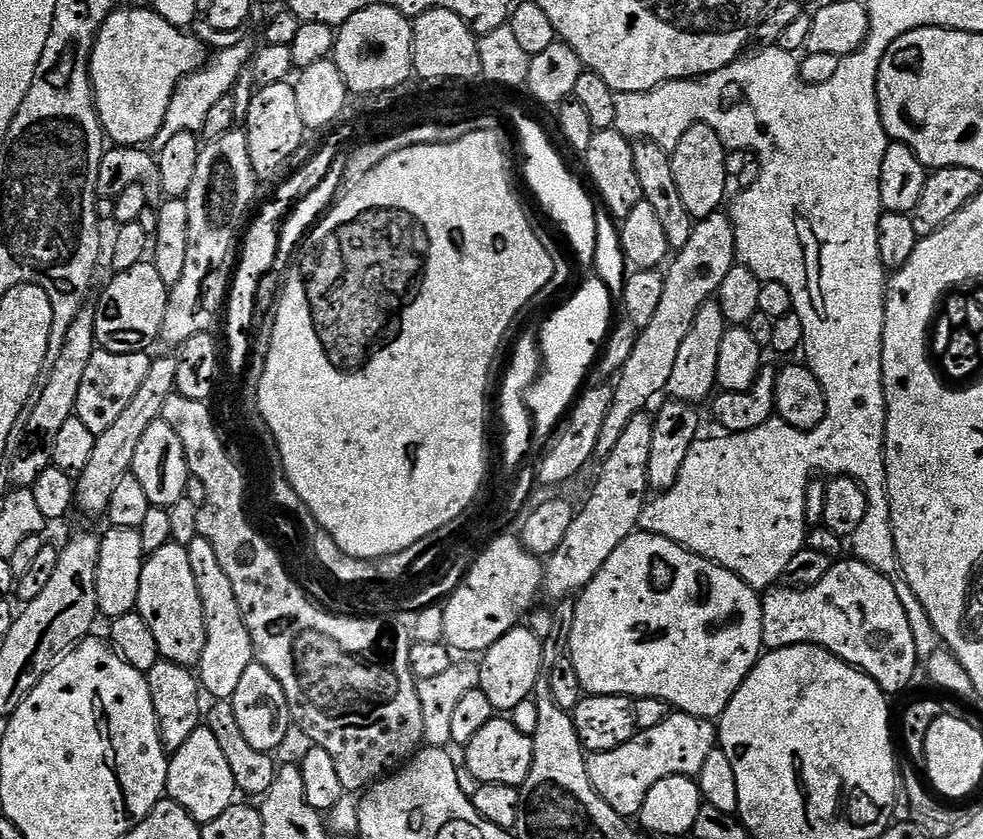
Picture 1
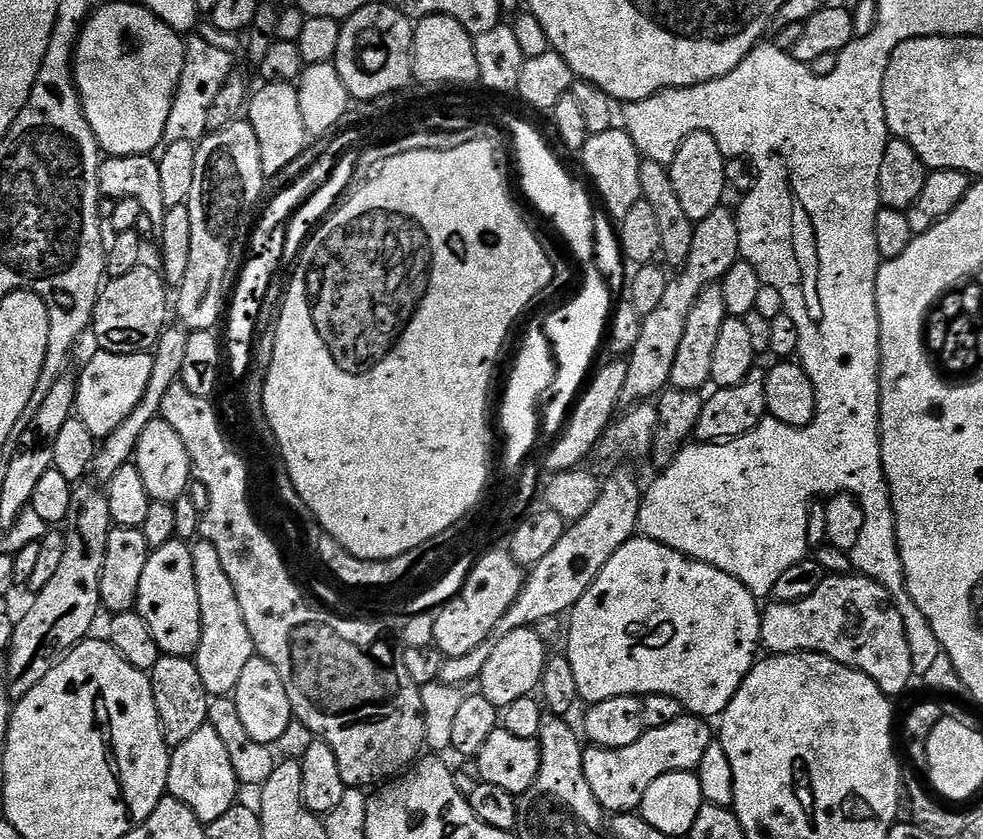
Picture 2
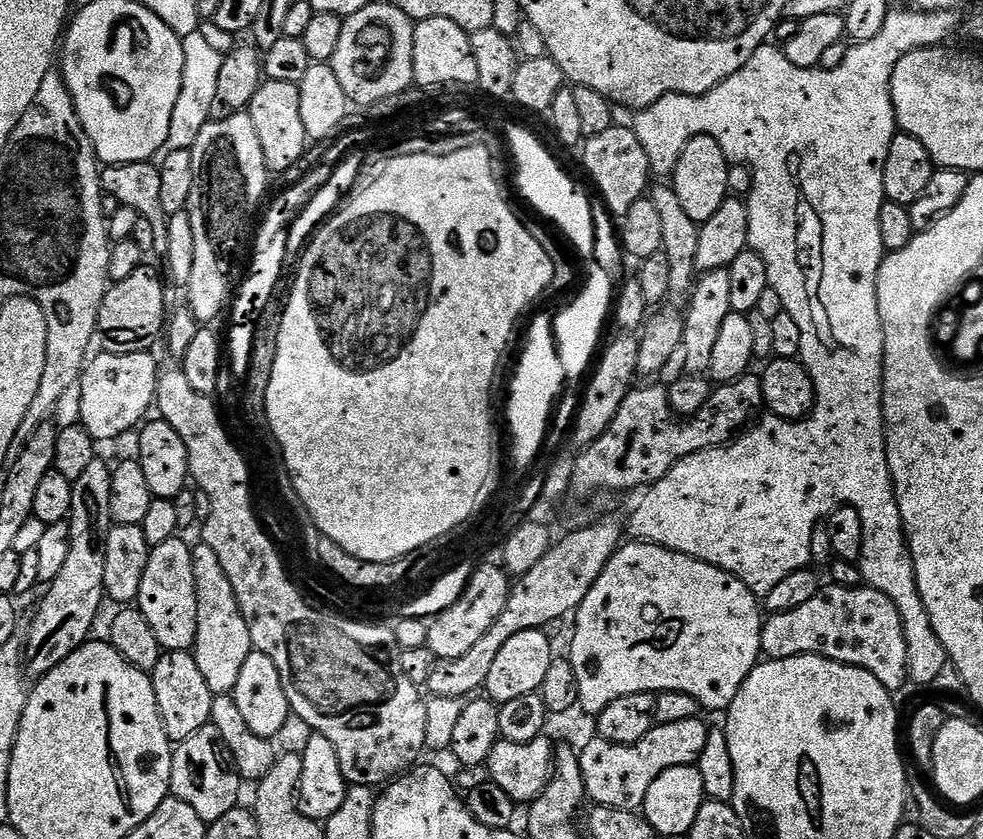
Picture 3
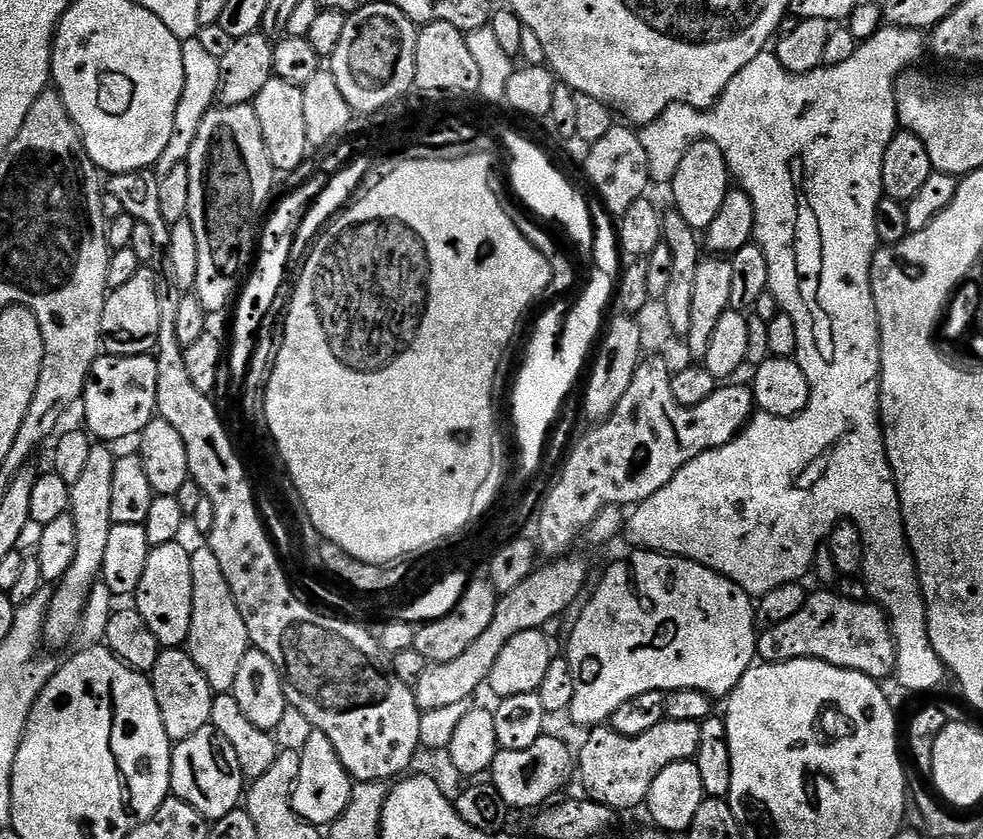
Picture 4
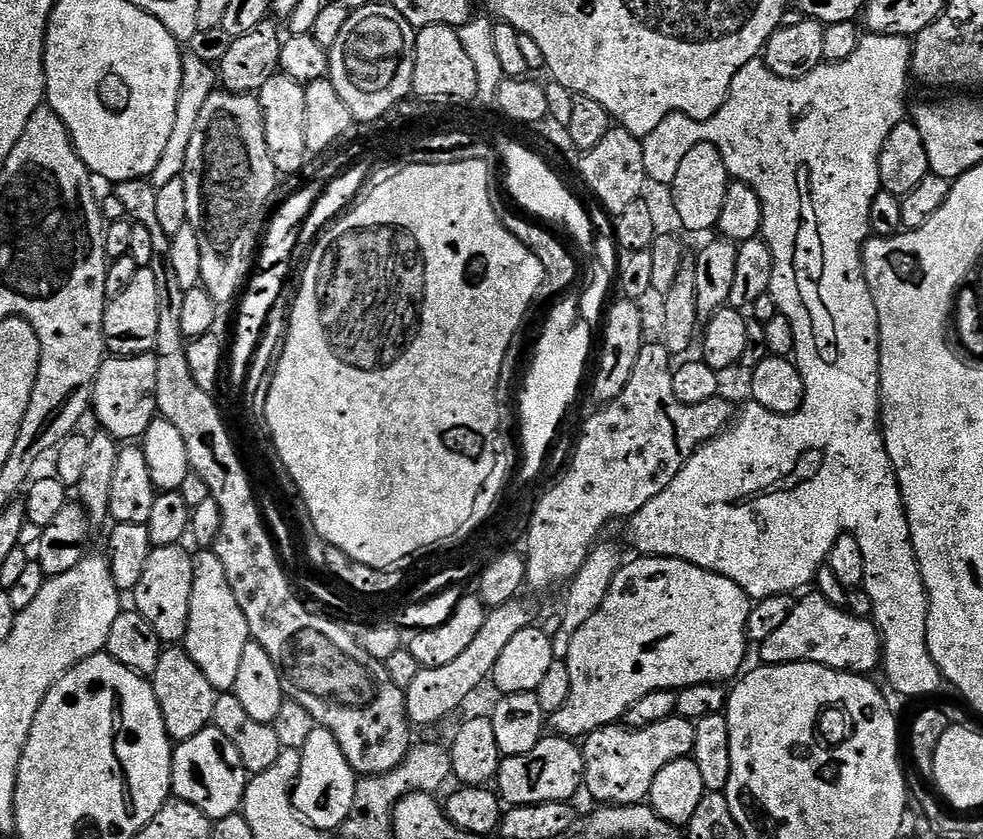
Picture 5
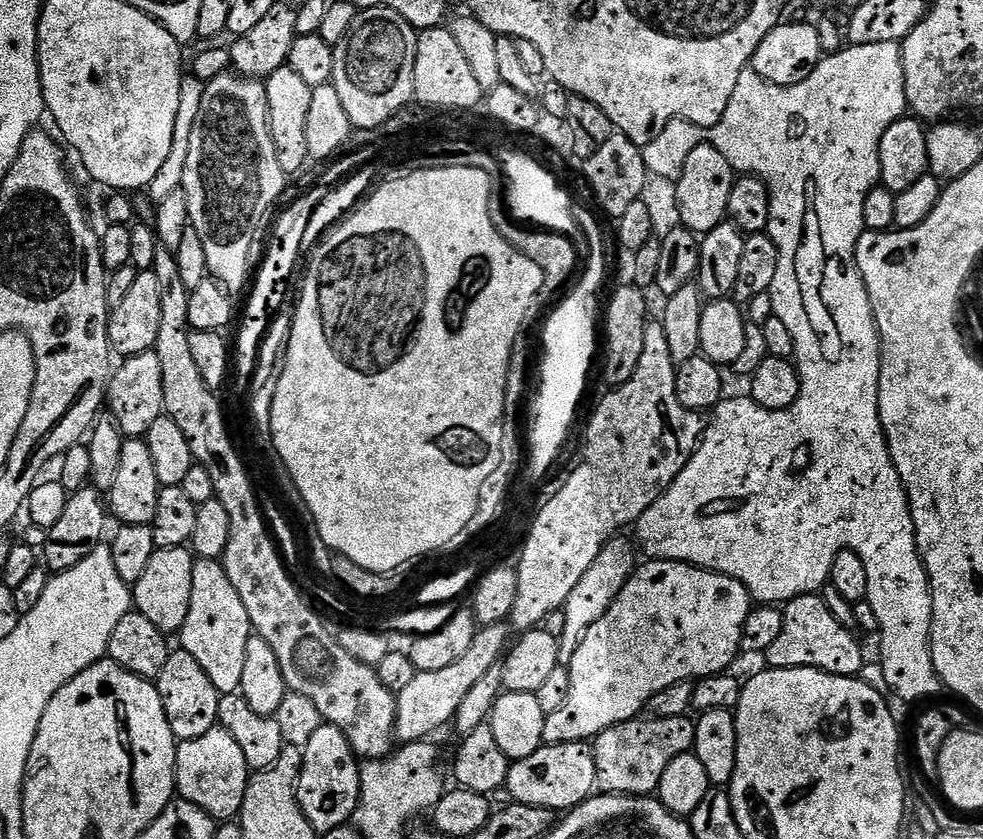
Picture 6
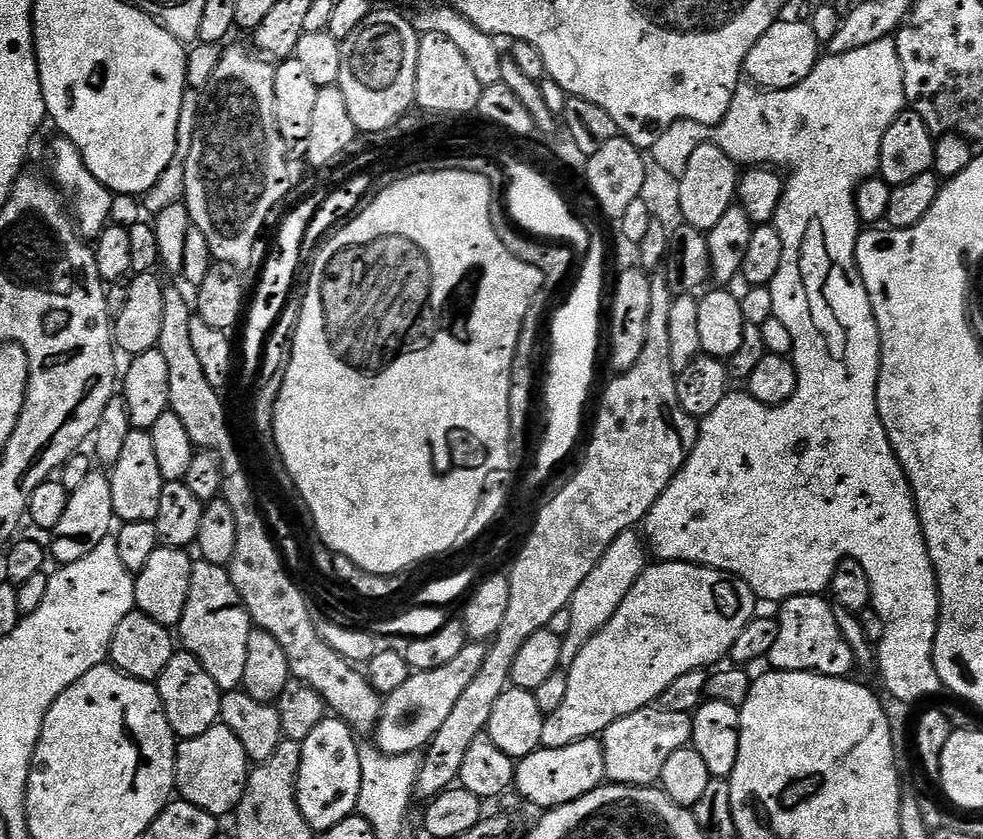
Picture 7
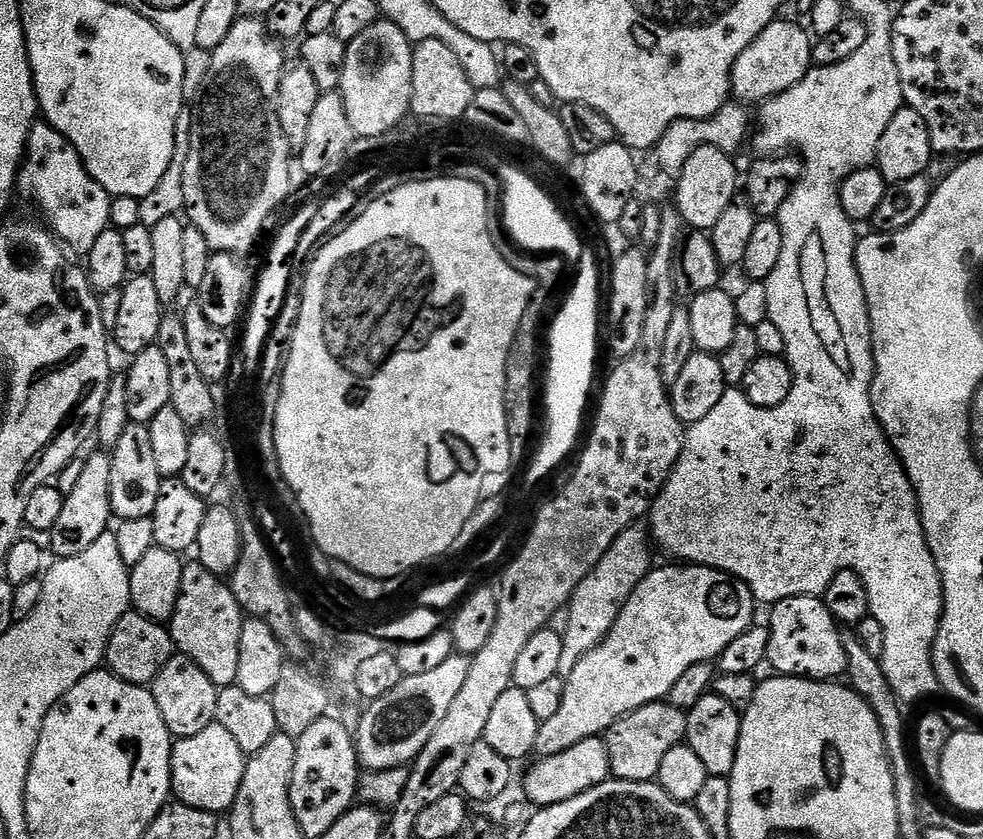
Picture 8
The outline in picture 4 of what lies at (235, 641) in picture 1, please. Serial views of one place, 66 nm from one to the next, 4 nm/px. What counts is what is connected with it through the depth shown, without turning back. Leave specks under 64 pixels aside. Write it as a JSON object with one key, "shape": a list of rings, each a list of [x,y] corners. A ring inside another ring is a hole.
{"shape":[[[207,546],[191,549],[190,574],[194,577],[194,606],[190,614],[190,634],[186,650],[194,658],[194,666],[206,674],[213,693],[231,692],[238,678],[238,666],[249,650],[246,622],[238,614],[238,602],[230,590],[230,582],[222,575],[222,565]]]}

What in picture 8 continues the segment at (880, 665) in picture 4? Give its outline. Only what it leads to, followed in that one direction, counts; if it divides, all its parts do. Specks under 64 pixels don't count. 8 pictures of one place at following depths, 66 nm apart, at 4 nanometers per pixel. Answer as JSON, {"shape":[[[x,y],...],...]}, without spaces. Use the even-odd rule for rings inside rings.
{"shape":[[[795,596],[771,605],[772,617],[766,621],[770,634],[767,663],[782,676],[800,676],[803,680],[835,681],[848,670],[846,650],[840,637],[841,625],[830,614],[819,596]]]}

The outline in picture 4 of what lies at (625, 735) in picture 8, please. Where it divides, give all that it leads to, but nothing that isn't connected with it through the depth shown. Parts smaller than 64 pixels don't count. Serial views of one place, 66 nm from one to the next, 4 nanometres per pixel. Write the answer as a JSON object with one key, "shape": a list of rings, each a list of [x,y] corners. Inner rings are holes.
{"shape":[[[666,718],[661,724],[654,726],[654,730],[646,730],[646,734],[623,736],[611,726],[597,726],[585,736],[588,737],[585,738],[580,752],[578,748],[578,780],[580,776],[581,782],[584,783],[583,795],[599,804],[623,810],[623,808],[636,808],[639,804],[641,807],[647,801],[650,786],[654,786],[654,778],[658,778],[658,774],[662,774],[666,766],[674,762],[692,760],[695,757],[700,745],[700,726],[694,722],[674,722]]]}

